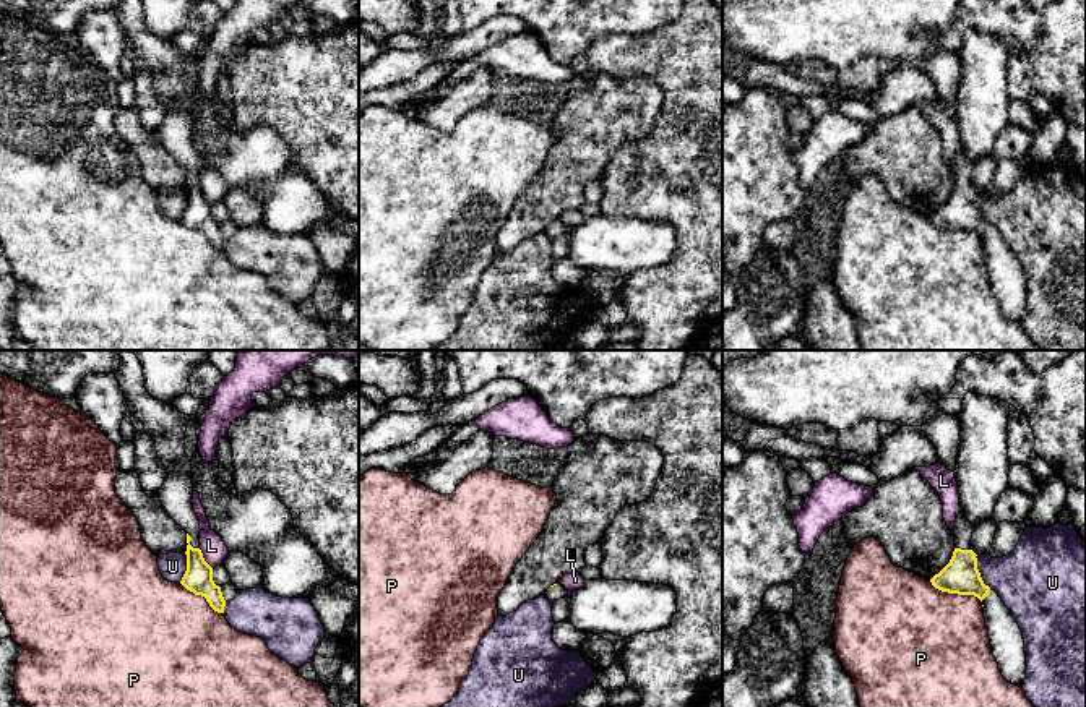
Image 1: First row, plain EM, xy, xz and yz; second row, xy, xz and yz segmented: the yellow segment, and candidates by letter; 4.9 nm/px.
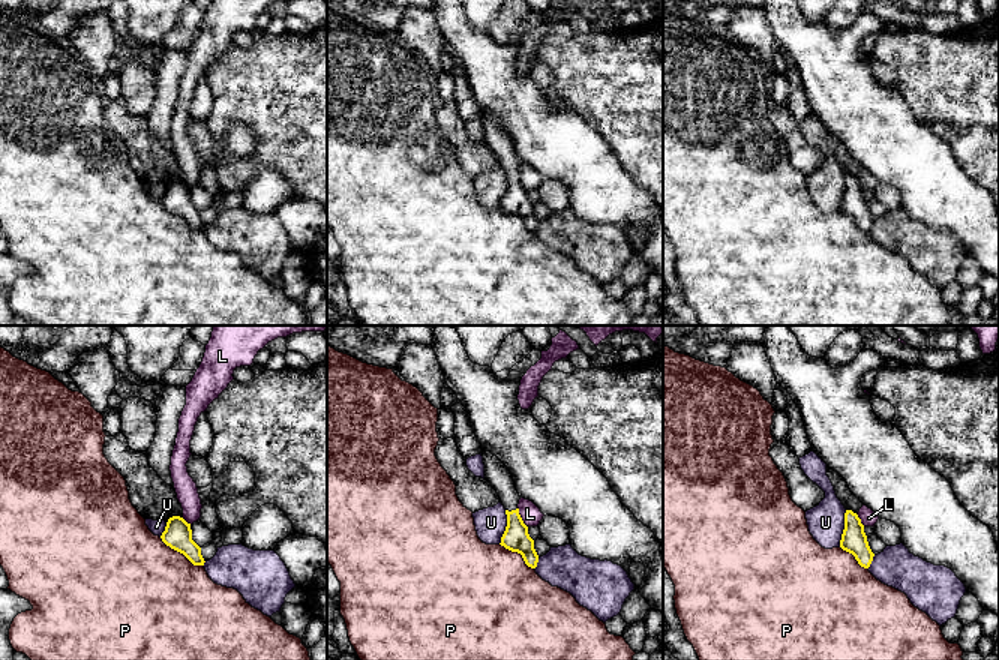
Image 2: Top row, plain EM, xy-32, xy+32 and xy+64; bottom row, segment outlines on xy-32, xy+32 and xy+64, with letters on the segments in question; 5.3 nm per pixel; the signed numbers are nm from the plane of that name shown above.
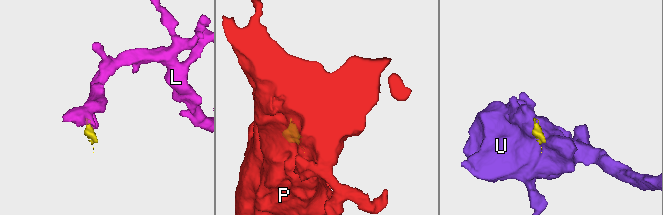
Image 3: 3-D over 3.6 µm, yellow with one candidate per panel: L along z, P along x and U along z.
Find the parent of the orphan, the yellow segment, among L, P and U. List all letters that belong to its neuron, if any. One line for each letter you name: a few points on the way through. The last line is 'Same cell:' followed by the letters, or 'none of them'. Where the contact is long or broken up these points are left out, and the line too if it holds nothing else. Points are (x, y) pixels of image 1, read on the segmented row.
Same cell: none of them

